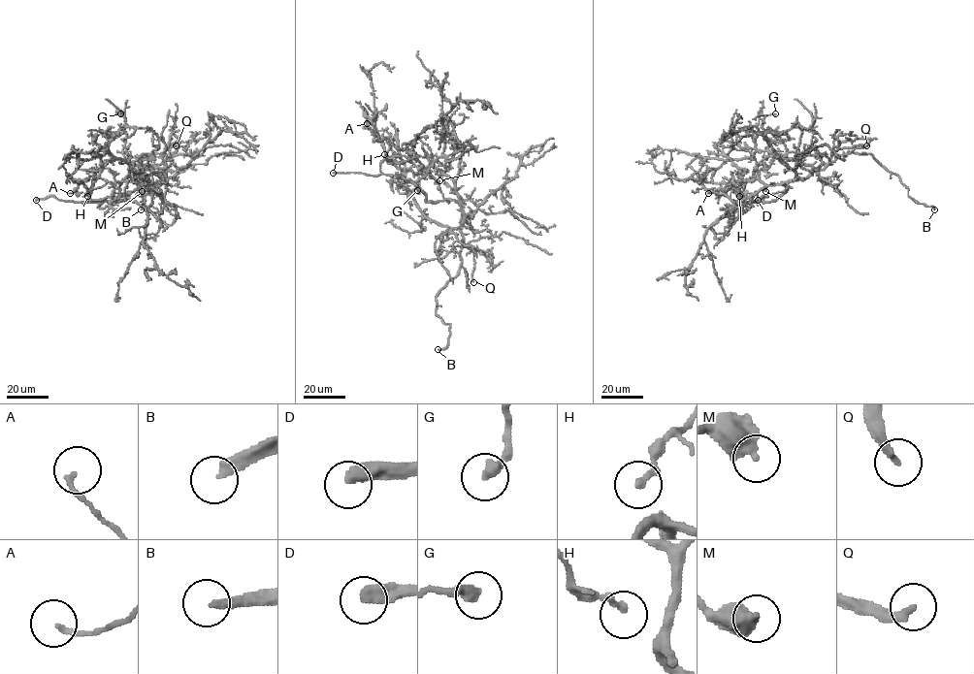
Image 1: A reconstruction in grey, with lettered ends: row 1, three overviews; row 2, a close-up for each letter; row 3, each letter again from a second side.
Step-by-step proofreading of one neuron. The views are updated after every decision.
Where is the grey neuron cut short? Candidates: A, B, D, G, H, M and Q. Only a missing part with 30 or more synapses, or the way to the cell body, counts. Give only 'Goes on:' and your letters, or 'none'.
Goes on: B, D, Q

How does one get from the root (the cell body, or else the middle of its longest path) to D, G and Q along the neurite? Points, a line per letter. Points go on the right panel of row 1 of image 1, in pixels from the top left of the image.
D: (743, 189), (741, 200), (761, 202), (757, 196), (758, 200)
G: (743, 189), (741, 200), (740, 191), (705, 181), (688, 165), (697, 158), (751, 157), (759, 115), (775, 113)
Q: (743, 189), (740, 181), (779, 184), (805, 178), (822, 170), (835, 150), (866, 145)

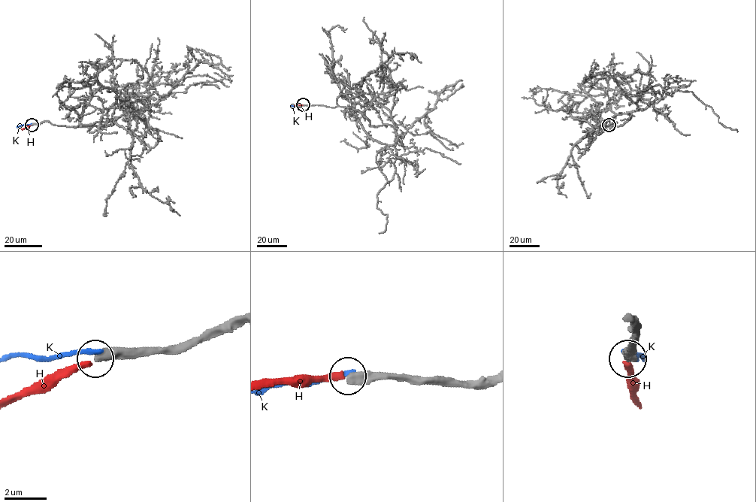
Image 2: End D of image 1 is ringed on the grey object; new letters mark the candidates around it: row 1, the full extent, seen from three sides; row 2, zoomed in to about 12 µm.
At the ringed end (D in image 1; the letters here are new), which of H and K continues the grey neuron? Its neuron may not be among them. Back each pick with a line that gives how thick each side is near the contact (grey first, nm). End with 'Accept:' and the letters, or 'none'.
Accept: none

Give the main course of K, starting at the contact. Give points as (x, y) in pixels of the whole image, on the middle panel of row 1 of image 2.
K: (303, 105), (290, 105)

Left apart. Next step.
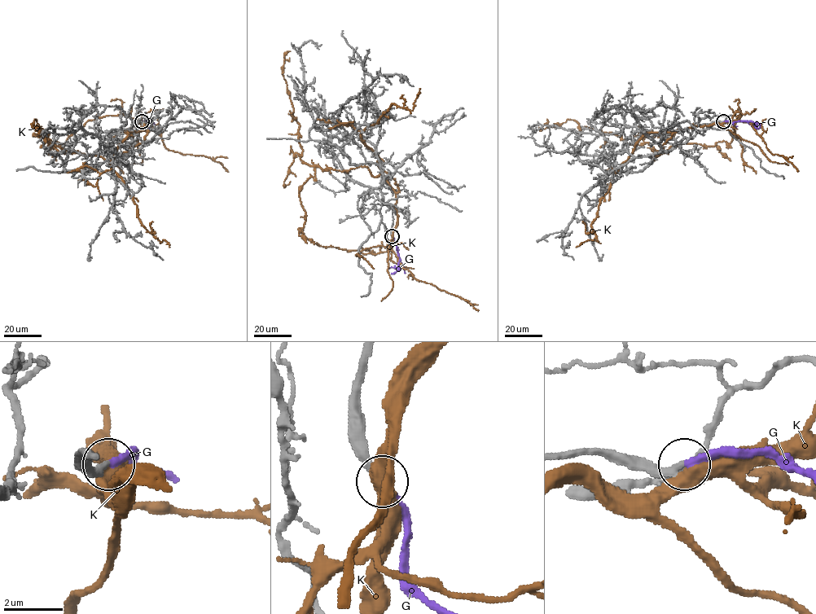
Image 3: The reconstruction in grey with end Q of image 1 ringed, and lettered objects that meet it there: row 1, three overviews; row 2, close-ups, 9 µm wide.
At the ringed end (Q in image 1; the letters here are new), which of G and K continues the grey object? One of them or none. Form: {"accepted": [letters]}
{"accepted": ["G"]}

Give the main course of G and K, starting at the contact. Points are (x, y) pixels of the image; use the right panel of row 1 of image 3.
G: (723, 121), (747, 121), (757, 128), (760, 124)
K: (723, 122), (673, 133), (655, 160), (657, 151), (647, 142), (629, 144), (575, 120), (538, 127)

